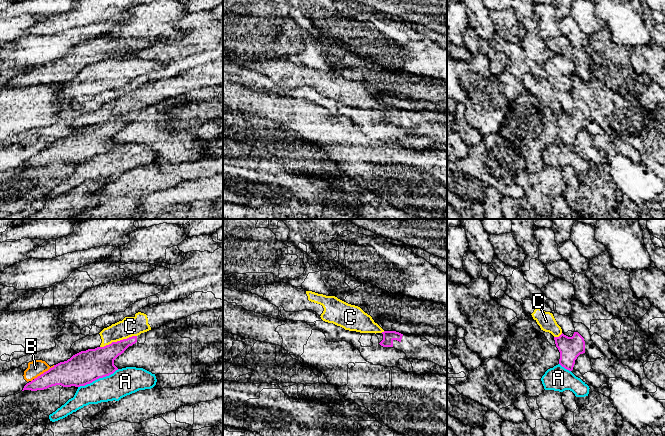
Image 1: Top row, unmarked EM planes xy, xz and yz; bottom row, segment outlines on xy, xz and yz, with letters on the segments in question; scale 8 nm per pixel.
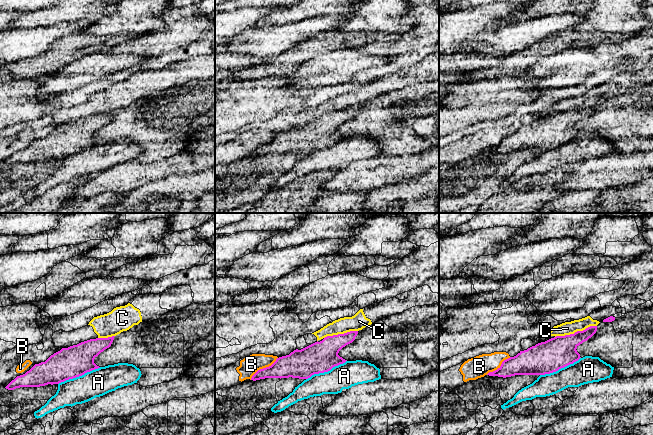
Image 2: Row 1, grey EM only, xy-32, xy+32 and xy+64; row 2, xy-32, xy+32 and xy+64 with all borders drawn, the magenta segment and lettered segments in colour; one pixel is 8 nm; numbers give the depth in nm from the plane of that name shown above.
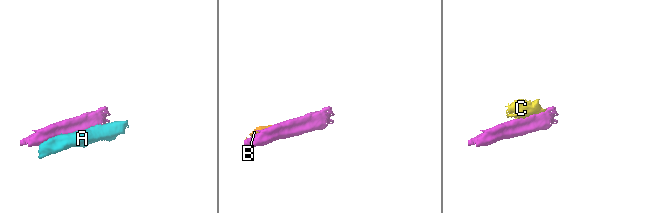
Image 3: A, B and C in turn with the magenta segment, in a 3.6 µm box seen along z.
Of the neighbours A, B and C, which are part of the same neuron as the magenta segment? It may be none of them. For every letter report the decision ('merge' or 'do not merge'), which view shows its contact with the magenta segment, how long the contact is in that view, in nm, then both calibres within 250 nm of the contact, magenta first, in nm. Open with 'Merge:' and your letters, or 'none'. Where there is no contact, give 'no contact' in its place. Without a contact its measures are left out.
Merge: none
A: do not merge; meets magenta in xy; contact 360 nm long; 260 nm thick on the magenta side, 220 nm on the other
B: do not merge; meets magenta in xy; contact 200 nm long; 220 nm thick on the magenta side, 130 nm on the other
C: do not merge; meets magenta in xy; contact 320 nm long; 240 nm thick on the magenta side, 160 nm on the other

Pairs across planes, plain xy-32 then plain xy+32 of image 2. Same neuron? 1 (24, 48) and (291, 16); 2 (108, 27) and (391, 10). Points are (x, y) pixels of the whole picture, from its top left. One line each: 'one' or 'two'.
1: two
2: one

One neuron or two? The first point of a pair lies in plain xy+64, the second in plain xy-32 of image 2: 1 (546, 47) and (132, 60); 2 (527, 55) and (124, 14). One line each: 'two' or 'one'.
1: two
2: two

